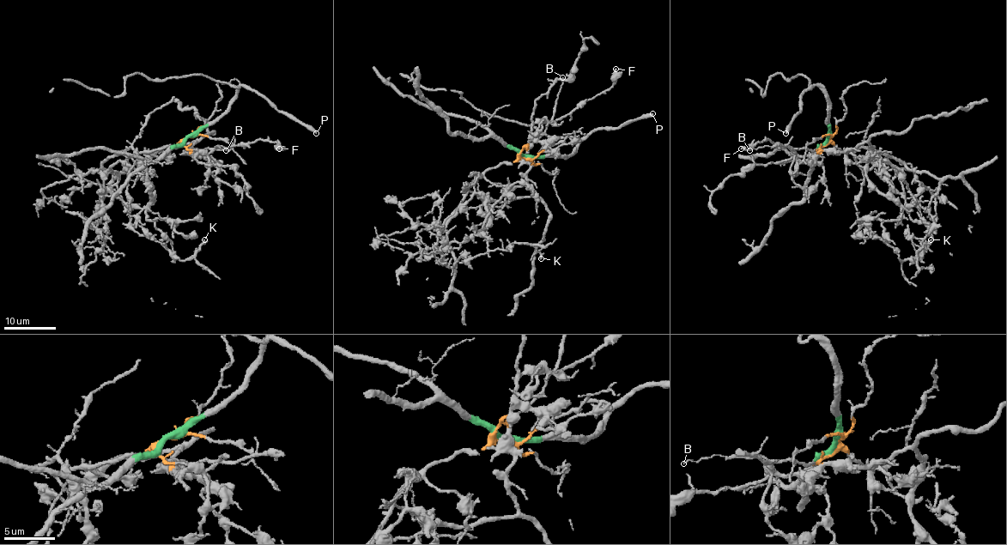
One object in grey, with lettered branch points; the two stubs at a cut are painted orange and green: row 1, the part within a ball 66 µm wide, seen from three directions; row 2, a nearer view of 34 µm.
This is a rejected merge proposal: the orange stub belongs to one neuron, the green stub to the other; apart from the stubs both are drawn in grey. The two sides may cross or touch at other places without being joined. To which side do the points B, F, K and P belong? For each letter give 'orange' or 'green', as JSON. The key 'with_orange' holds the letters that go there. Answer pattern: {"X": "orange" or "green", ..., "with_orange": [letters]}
{"B": "orange", "F": "orange", "K": "orange", "P": "green", "with_orange": ["B", "F", "K"]}

